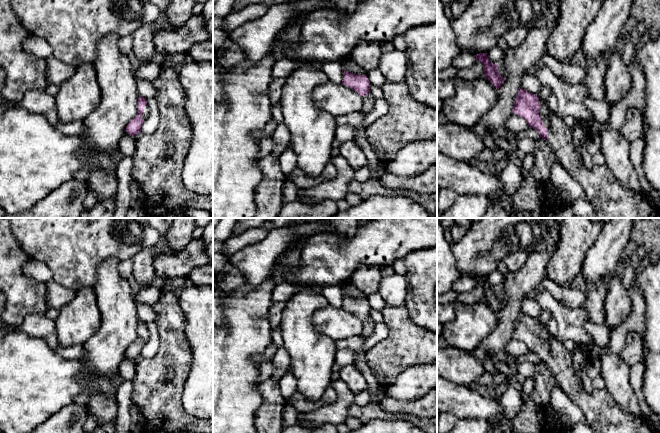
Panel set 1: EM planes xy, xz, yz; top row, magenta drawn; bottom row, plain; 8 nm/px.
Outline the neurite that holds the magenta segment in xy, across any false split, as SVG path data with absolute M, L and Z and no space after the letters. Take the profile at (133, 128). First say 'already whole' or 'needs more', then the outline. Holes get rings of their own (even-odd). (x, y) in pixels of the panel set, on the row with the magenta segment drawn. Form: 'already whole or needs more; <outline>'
needs more; M142 96L138 98L137 109L138 113L136 117L132 119L126 126L126 132L134 137L141 132L141 126L149 115L149 107L146 99Z

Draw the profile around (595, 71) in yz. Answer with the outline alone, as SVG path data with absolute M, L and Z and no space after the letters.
M606 59L590 62L586 67L586 76L582 83L588 88L591 97L598 101L605 100L604 78L607 71Z

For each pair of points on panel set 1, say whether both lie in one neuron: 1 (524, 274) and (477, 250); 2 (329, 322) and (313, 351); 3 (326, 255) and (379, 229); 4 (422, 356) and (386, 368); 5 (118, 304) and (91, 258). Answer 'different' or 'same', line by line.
1: different
2: different
3: same
4: same
5: different

